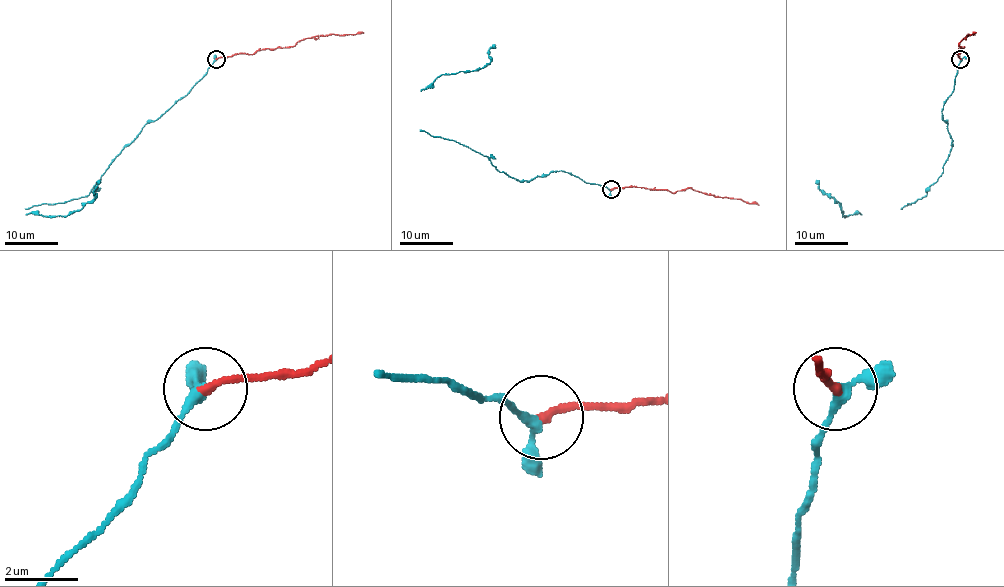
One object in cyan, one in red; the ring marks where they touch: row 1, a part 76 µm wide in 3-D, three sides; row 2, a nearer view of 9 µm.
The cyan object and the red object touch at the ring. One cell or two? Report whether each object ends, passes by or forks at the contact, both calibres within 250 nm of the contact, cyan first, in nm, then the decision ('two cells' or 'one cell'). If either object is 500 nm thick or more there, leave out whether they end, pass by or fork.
cyan passes by; red ends; calibres 240 and 220 nm; one cell

